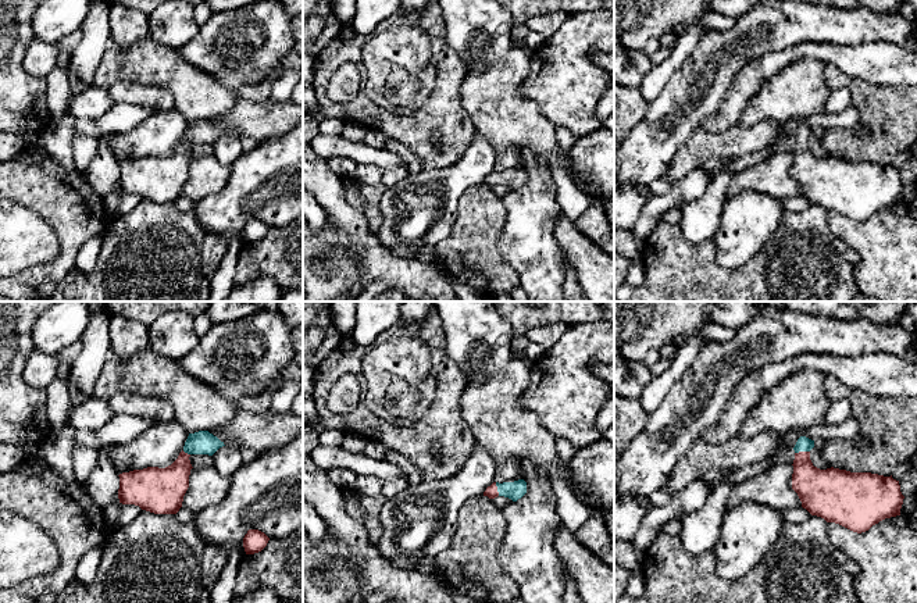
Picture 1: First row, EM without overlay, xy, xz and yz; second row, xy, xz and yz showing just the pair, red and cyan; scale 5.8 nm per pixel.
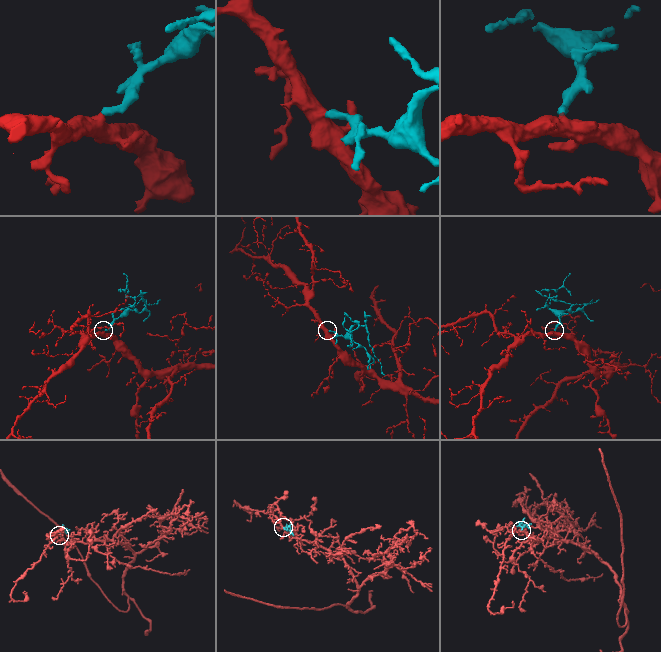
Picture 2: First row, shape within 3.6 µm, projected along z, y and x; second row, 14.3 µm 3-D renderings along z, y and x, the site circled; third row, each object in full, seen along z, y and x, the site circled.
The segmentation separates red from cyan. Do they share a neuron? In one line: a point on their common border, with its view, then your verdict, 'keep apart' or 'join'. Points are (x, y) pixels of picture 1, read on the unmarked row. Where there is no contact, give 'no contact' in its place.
meets red in yz at (802, 141); join

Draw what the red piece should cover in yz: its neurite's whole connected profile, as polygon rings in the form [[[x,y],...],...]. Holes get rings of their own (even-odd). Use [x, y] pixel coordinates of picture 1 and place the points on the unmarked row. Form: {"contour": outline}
{"contour": [[[800,125],[793,136],[792,178],[802,196],[827,211],[861,222],[873,214],[900,204],[904,185],[899,170],[871,161],[839,157],[820,158],[810,149],[814,129]]]}

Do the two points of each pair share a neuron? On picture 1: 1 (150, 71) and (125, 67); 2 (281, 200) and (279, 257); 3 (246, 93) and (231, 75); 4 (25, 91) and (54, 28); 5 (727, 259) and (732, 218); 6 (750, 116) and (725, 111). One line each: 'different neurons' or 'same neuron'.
1: same neuron
2: different neurons
3: different neurons
4: different neurons
5: same neuron
6: different neurons

